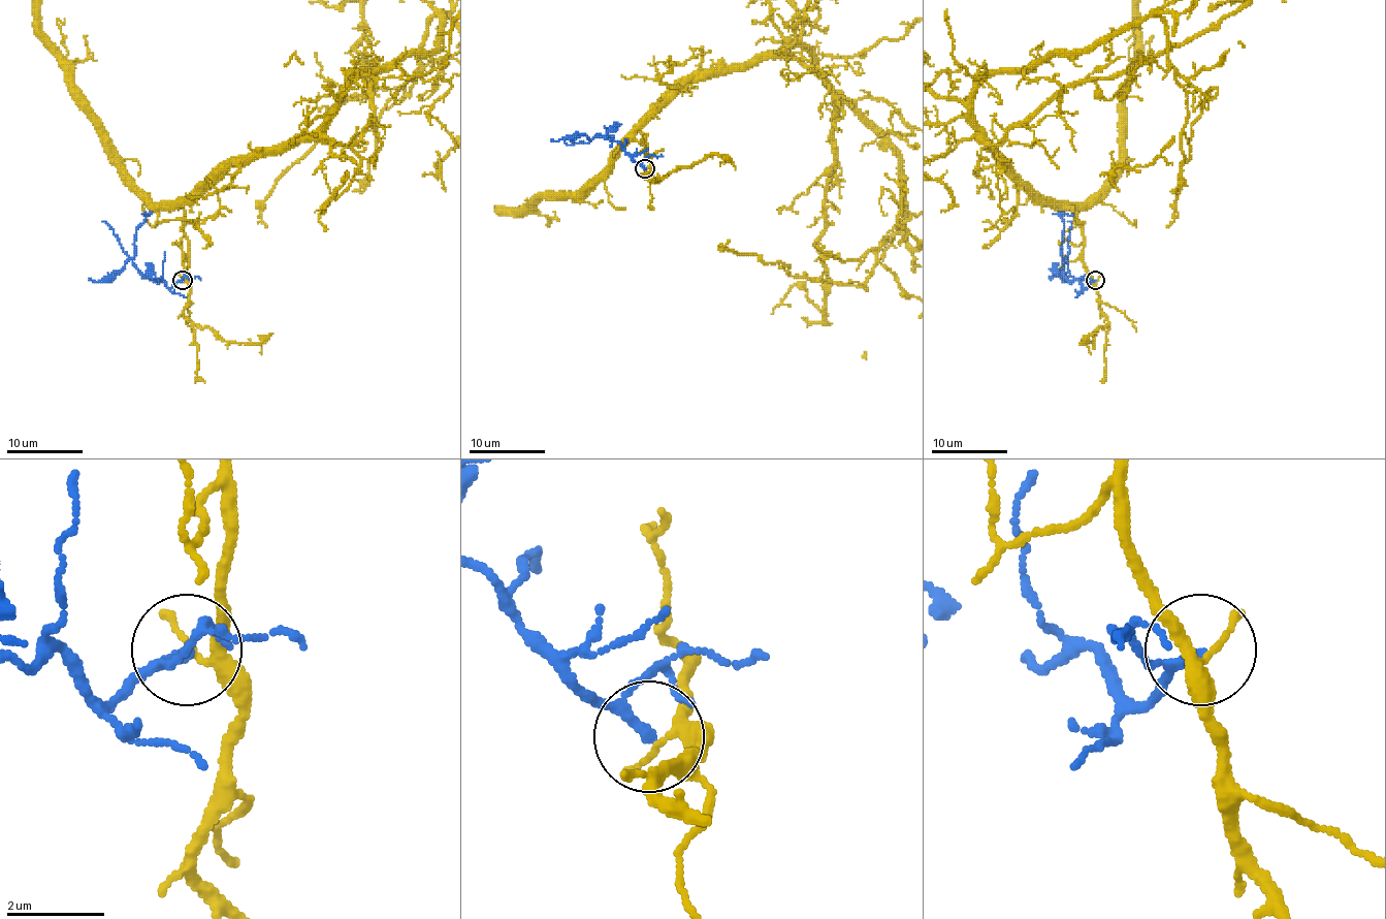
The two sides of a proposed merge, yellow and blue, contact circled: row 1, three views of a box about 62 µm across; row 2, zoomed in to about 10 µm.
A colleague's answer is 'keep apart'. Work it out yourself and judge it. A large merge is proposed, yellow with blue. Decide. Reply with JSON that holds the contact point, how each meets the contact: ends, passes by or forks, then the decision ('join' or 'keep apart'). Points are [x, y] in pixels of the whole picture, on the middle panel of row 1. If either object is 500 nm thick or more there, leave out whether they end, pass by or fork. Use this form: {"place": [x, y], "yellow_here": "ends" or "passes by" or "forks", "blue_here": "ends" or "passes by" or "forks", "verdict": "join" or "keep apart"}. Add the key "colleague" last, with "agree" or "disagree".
{"place": [644, 168], "yellow_here": "passes by", "blue_here": "passes by", "verdict": "keep apart", "colleague": "agree"}

